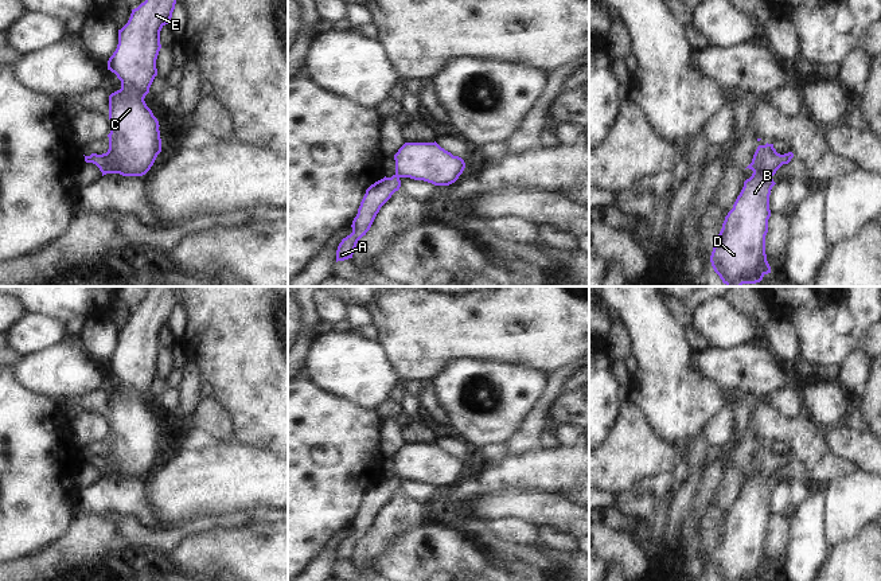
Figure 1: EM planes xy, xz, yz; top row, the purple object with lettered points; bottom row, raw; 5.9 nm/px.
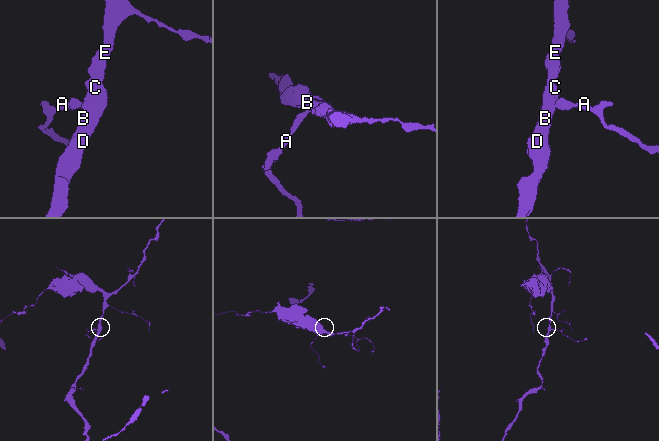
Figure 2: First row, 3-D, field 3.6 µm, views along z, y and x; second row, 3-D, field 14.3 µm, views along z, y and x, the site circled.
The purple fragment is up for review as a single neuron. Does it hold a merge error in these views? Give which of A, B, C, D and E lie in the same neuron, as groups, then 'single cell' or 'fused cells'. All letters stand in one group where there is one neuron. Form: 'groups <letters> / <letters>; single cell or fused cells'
groups A B C D E; single cell

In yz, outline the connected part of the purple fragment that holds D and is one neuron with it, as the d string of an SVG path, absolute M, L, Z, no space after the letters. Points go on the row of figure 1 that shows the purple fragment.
M767 143L757 147L746 167L753 173L744 182L733 208L725 217L710 256L714 272L726 286L756 284L771 273L765 235L771 217L769 195L776 184L772 176L792 157L792 152L780 155L773 144Z

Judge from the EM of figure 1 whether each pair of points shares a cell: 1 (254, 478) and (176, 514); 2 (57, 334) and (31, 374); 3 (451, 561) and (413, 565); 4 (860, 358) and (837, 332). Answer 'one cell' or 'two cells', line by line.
1: one cell
2: two cells
3: one cell
4: two cells

